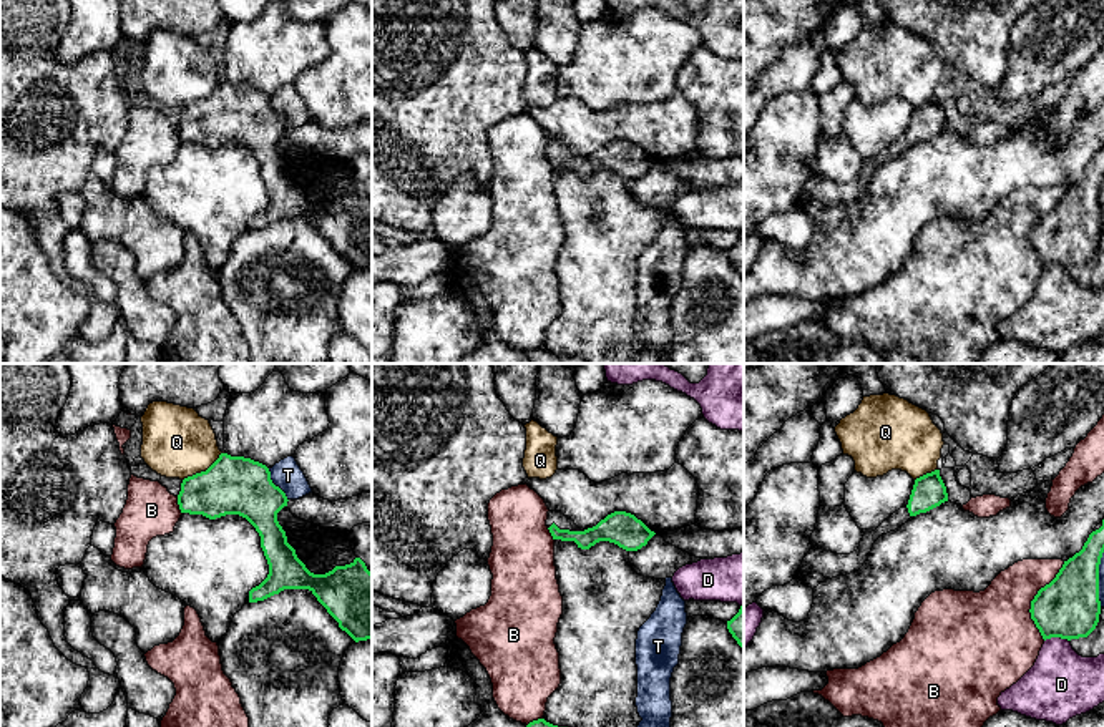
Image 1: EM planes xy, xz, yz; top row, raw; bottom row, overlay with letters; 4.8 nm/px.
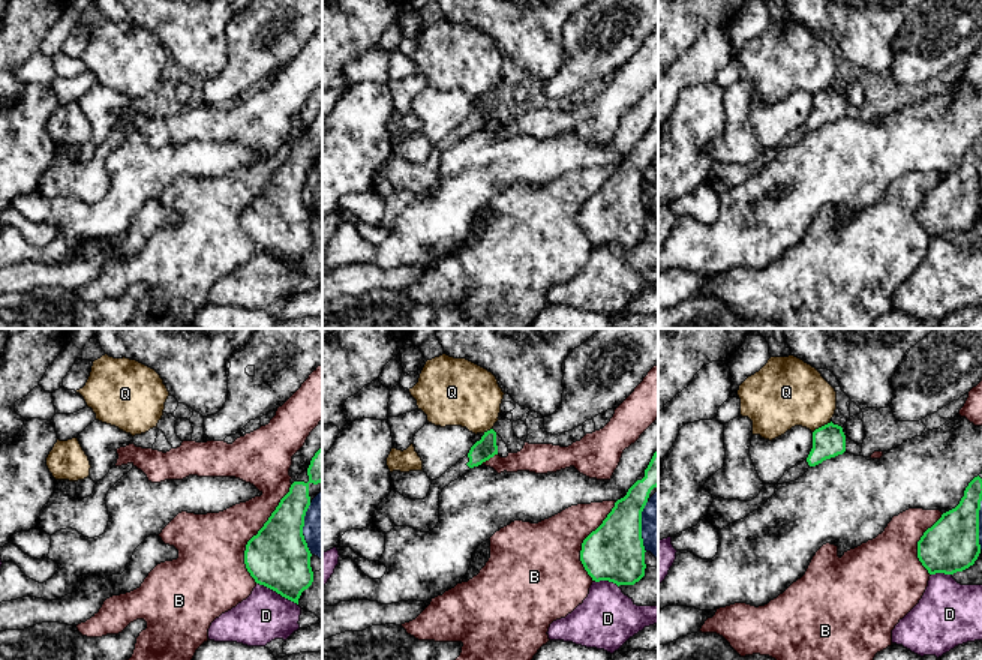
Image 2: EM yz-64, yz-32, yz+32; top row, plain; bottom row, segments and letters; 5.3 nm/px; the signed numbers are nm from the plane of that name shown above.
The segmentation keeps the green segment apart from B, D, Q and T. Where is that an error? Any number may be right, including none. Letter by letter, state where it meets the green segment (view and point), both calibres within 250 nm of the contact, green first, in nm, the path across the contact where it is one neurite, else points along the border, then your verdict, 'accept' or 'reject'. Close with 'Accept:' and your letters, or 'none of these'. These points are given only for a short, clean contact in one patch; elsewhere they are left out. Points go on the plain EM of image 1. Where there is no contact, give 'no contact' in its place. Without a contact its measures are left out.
B: meets green in yz at (1033, 228); 300 nm thick on the green side, 400 nm on the other; reject
D: meets green in yz at (1056, 264); 300 nm thick on the green side, 340 nm on the other; reject
Q: meets green in xy at (203, 100); 280 nm thick on the green side, 340 nm on the other; border along xy (223, 80), (205, 98), (183, 108); reject
T: meets green in xy at (274, 113); 280 nm thick on the green side, 140 nm on the other; reject
Accept: none of these

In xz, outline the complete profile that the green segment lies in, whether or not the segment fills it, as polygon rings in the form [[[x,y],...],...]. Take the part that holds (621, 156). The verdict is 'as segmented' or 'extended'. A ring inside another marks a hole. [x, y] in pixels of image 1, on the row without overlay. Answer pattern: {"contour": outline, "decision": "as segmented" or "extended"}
{"contour": [[[548,139],[546,154],[553,168],[574,169],[581,178],[589,178],[599,169],[609,169],[626,179],[637,179],[656,163],[641,148],[626,139],[614,139],[584,159],[559,139]]], "decision": "extended"}

